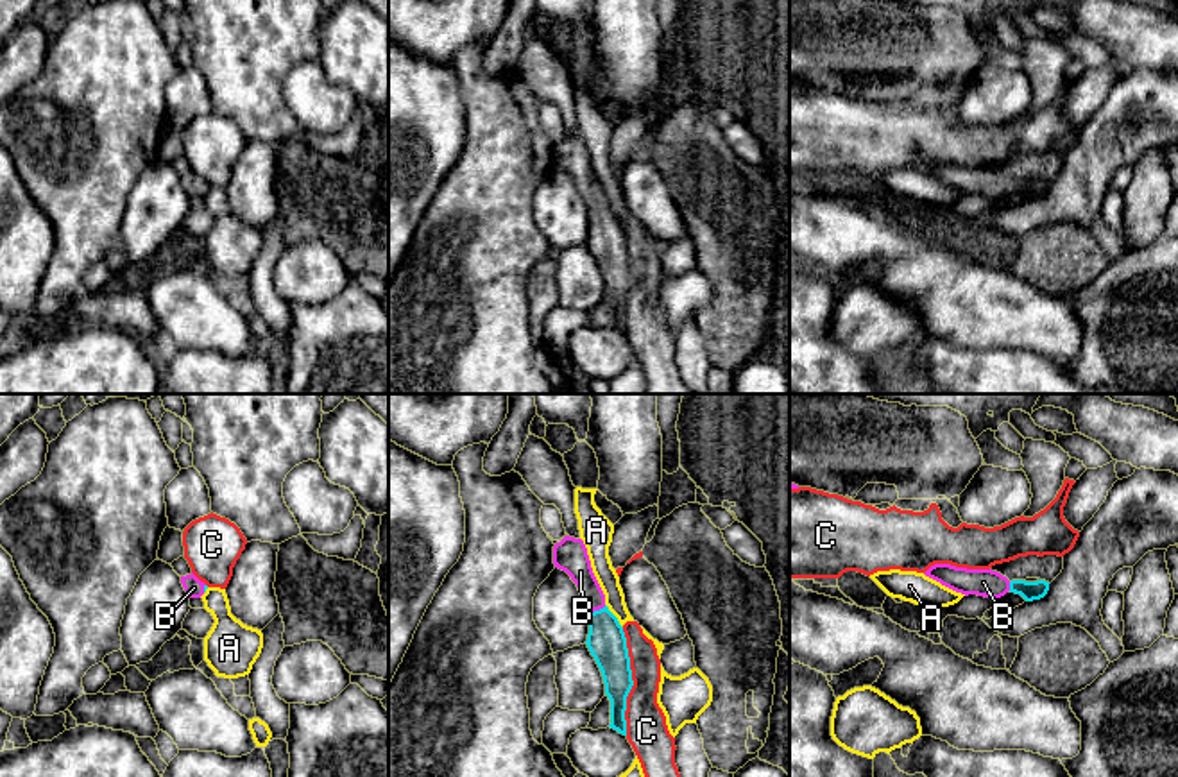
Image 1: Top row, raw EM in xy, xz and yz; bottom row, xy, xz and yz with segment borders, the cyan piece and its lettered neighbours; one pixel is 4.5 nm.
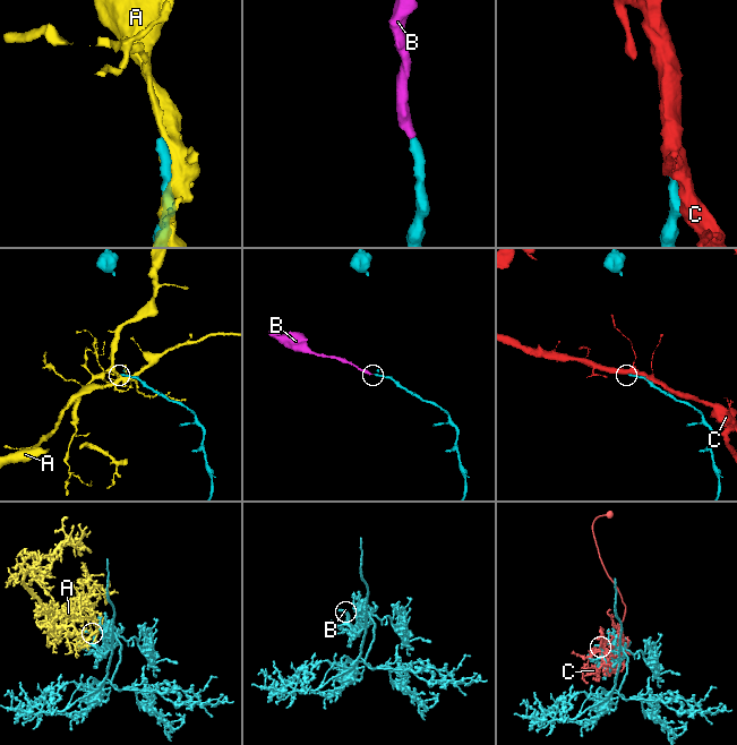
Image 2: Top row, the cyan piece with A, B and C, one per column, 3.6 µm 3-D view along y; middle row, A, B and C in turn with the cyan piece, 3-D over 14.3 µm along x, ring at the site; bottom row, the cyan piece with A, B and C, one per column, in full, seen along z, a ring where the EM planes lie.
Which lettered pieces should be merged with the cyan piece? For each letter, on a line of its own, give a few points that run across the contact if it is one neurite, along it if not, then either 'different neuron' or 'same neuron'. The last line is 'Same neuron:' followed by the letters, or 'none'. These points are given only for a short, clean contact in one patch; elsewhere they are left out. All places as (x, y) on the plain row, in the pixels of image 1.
A: different neuron
B: xz (606, 239), (600, 208), (575, 160) | same neuron
C: different neuron
Same neuron: B

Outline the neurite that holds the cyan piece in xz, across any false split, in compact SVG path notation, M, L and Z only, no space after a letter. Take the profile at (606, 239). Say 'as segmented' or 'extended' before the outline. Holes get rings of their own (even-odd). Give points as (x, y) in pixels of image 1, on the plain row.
extended; M566 134L553 145L555 166L566 170L576 183L589 208L587 247L594 256L610 299L610 328L627 335L627 295L634 285L627 236L618 217L605 204L605 193L593 172L582 138Z

